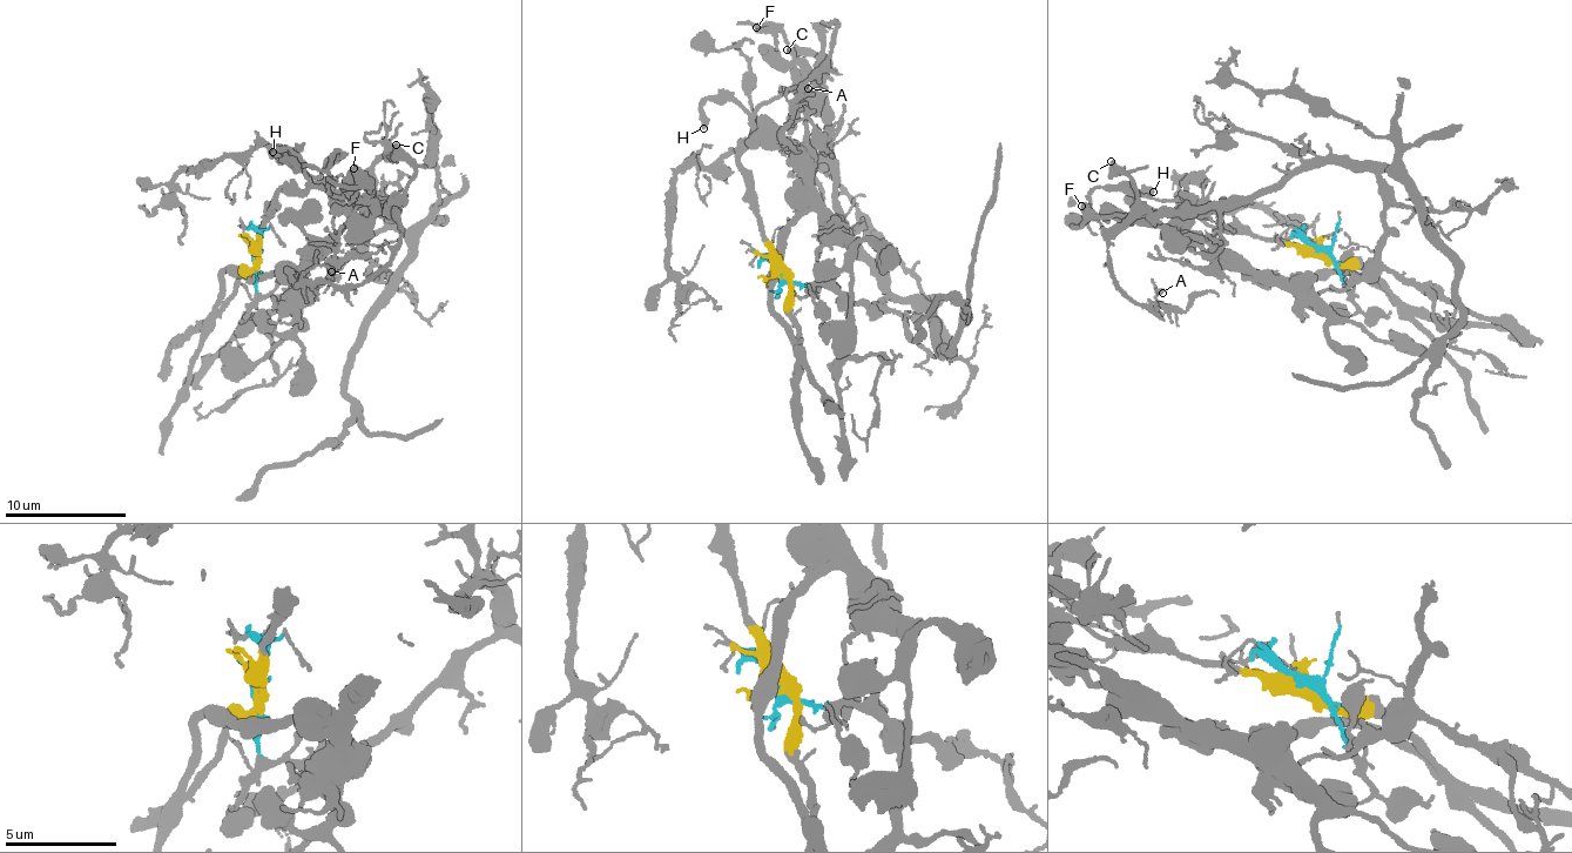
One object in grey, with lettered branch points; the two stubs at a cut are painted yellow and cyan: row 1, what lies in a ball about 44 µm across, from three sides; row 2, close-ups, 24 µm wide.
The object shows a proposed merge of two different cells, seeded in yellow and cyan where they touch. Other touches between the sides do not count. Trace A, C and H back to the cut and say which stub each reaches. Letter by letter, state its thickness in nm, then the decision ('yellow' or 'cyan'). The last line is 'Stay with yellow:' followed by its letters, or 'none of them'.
A: 220 nm thick; cyan
C: 320 nm thick; cyan
H: 400 nm thick; yellow
Stay with yellow: H

